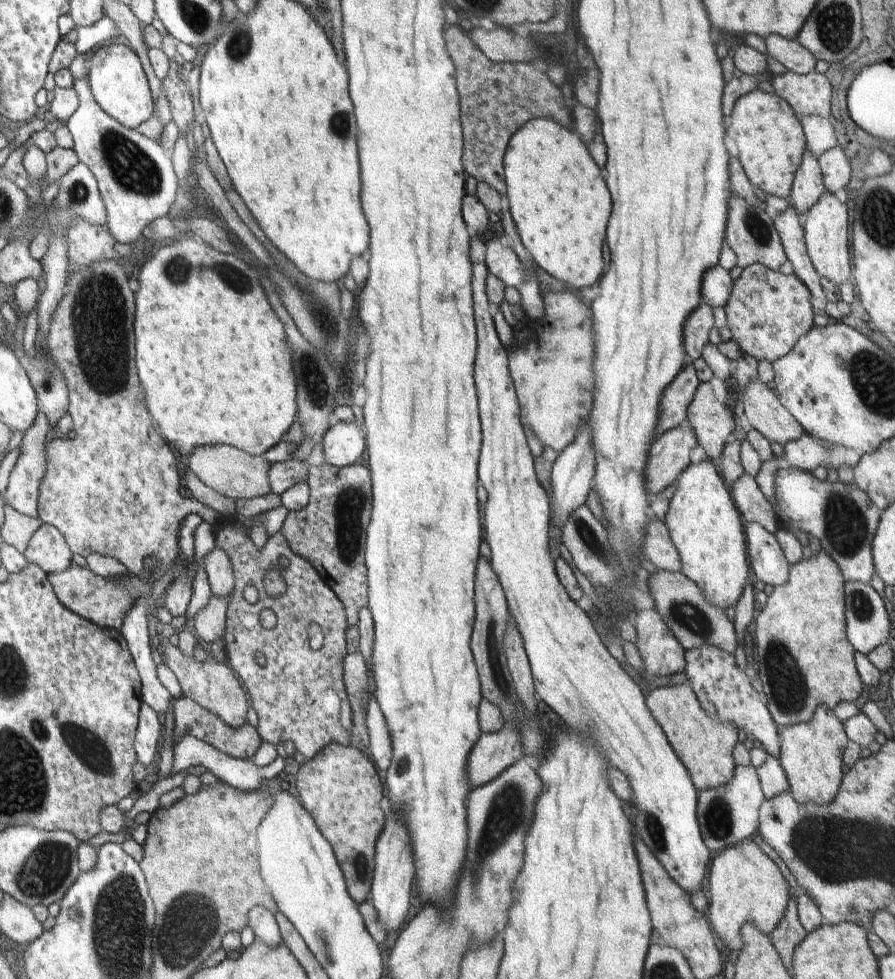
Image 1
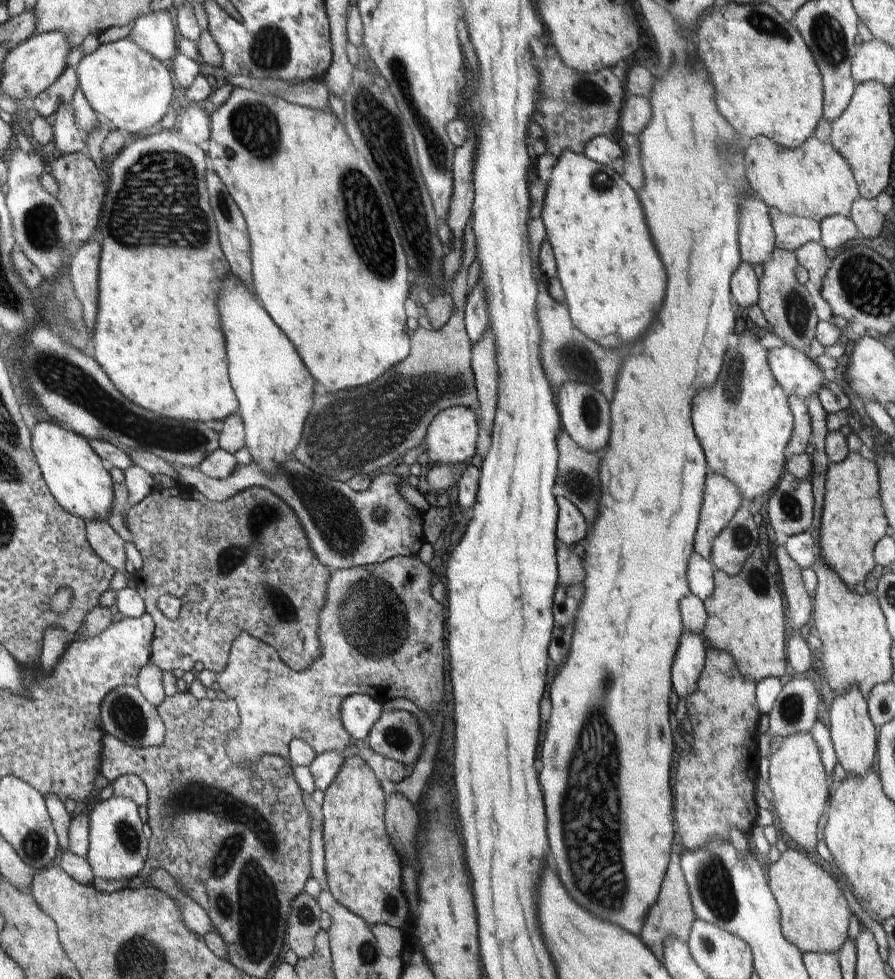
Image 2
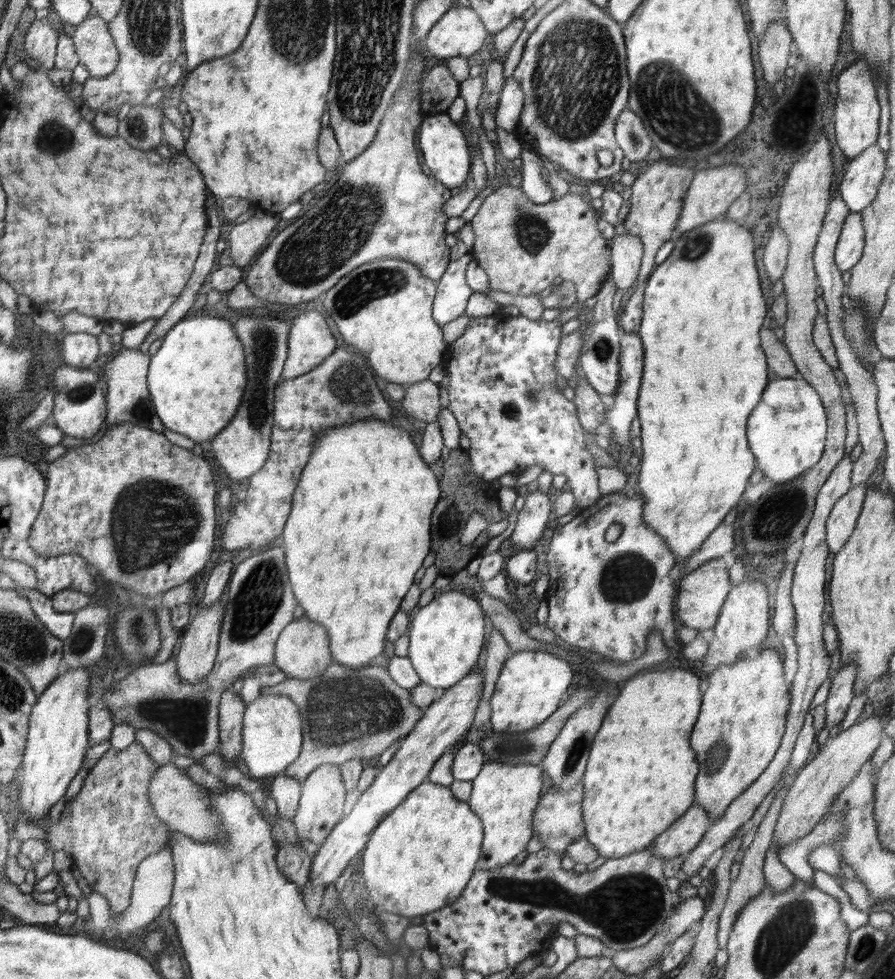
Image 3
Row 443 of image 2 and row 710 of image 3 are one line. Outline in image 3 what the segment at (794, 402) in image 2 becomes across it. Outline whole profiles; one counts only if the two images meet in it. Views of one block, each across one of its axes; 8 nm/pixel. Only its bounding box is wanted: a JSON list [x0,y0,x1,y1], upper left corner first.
[681,458,853,884]

